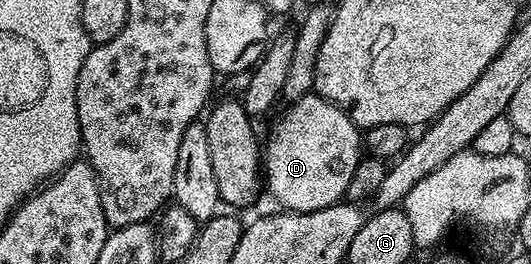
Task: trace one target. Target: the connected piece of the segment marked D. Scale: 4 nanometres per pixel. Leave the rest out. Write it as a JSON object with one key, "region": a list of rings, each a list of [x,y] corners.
{"region":[[[315,92],[291,102],[287,108],[277,119],[268,145],[266,141],[262,149],[262,169],[266,174],[266,181],[268,177],[268,189],[274,200],[281,201],[285,210],[294,213],[309,213],[335,205],[347,194],[350,179],[362,159],[361,130],[333,101],[328,101]]]}

